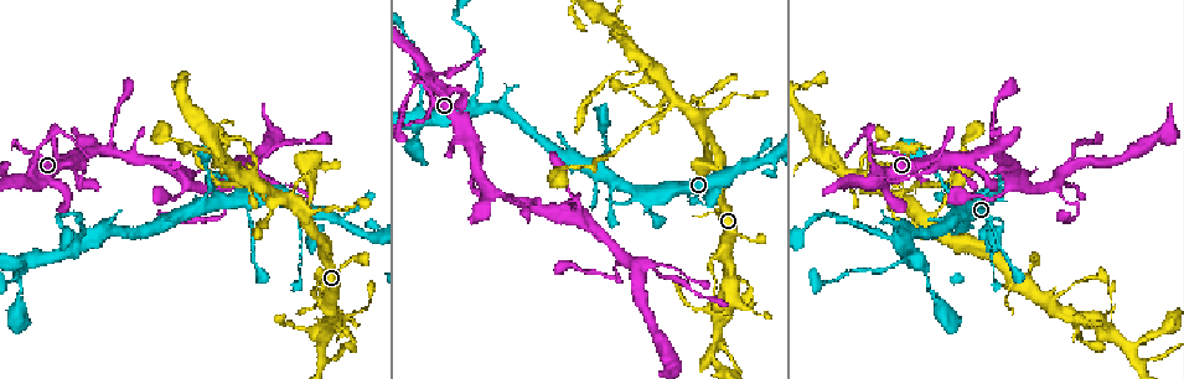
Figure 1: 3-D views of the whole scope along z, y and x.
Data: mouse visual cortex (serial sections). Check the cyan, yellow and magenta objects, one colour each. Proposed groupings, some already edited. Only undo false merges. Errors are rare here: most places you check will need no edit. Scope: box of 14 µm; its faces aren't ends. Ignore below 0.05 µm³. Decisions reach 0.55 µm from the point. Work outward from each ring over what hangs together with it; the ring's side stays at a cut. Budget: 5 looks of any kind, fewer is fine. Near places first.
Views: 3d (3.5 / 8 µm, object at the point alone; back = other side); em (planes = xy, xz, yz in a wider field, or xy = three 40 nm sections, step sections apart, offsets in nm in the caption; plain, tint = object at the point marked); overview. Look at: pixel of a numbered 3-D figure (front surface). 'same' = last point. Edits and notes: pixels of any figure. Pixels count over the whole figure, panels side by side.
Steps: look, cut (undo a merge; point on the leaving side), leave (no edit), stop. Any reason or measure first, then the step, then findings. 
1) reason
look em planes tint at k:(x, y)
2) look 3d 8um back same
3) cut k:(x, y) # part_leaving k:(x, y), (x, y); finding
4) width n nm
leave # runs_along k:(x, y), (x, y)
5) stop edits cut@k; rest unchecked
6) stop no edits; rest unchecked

branch point
look 3d 8um at 1:(78, 244)

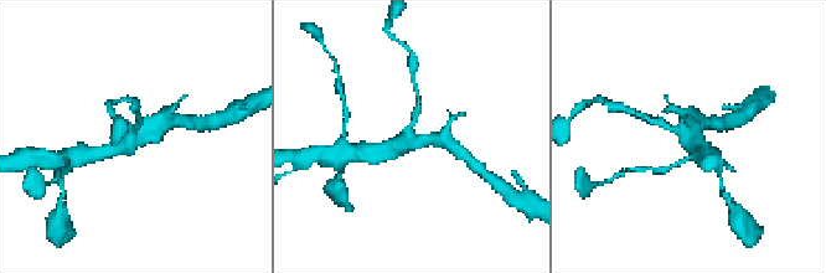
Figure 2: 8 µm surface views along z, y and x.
arms 3; arm_widths 200, 350, 450 nm
look em xy step 1 tint at 2:(685, 135)

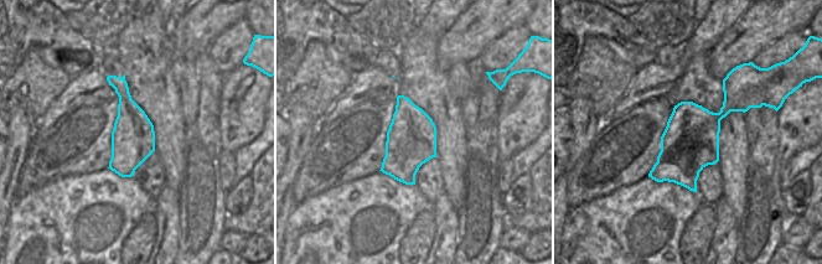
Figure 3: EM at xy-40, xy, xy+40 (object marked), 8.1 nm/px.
leave # runs_along 2:(165, 119), (103, 153); one cell here

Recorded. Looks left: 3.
thin arm on a thick one
look 3d 8um at 1:(645, 64)

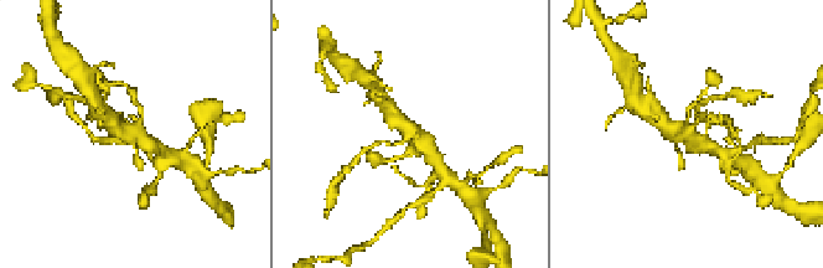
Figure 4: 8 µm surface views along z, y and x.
look 3d 3.5um back at 4:(410, 132)

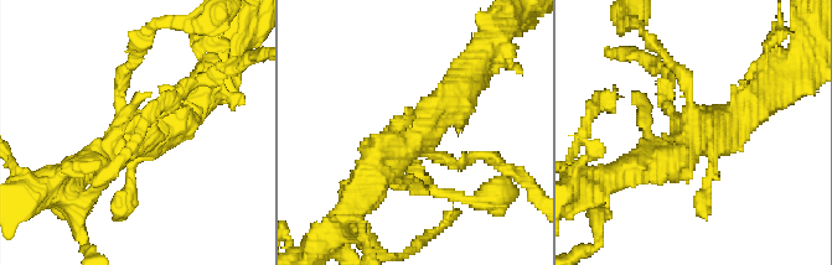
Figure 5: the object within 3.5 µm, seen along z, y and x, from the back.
shape alone is not enough
look em xy step 3 tint at 5:(129, 130)

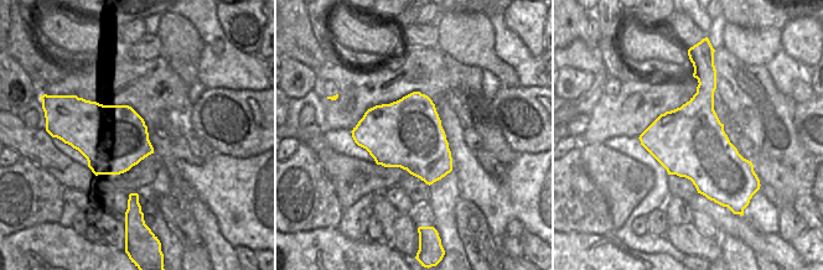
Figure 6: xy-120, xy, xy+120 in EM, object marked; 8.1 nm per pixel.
leave # runs_along 5:(366, 187), (465, 76); all the same cell

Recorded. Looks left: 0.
stop no edits; rest unchecked

